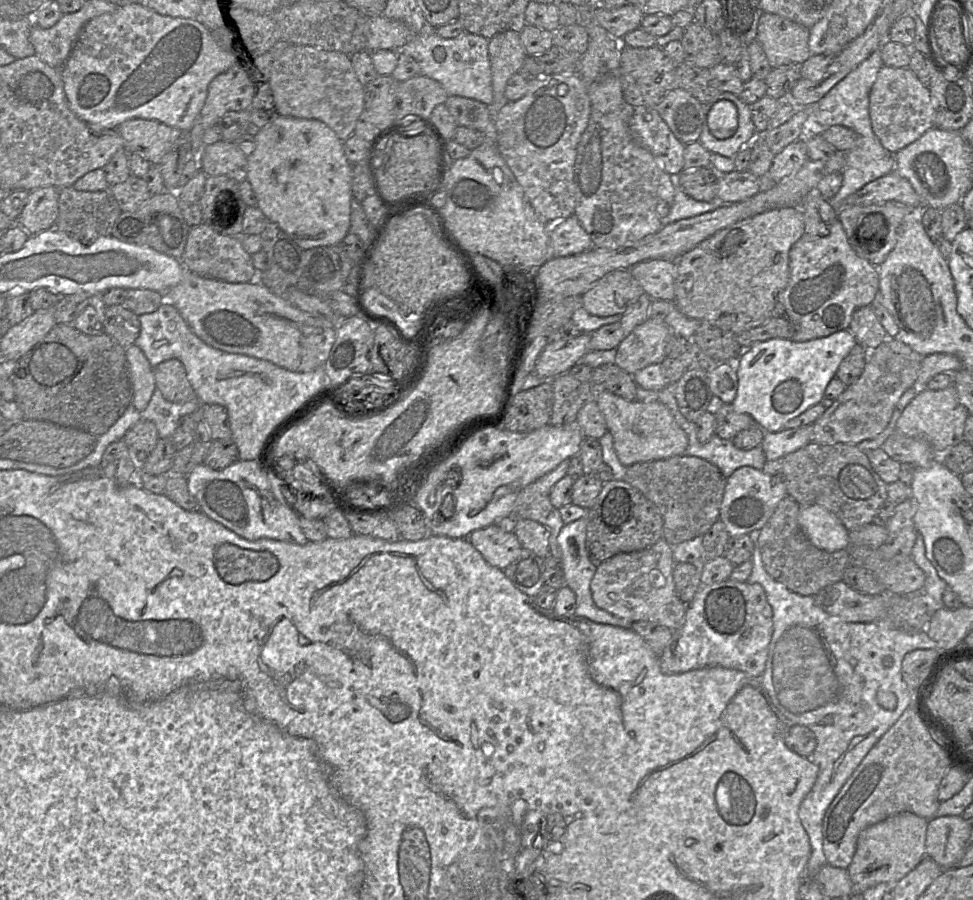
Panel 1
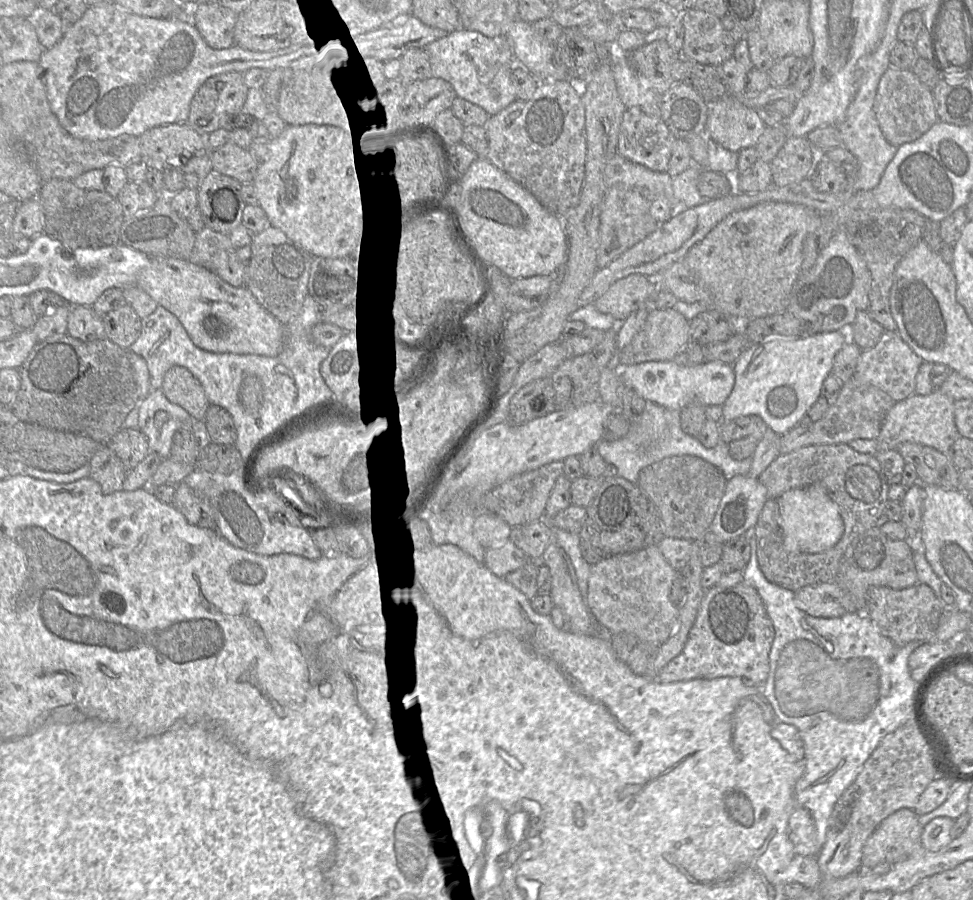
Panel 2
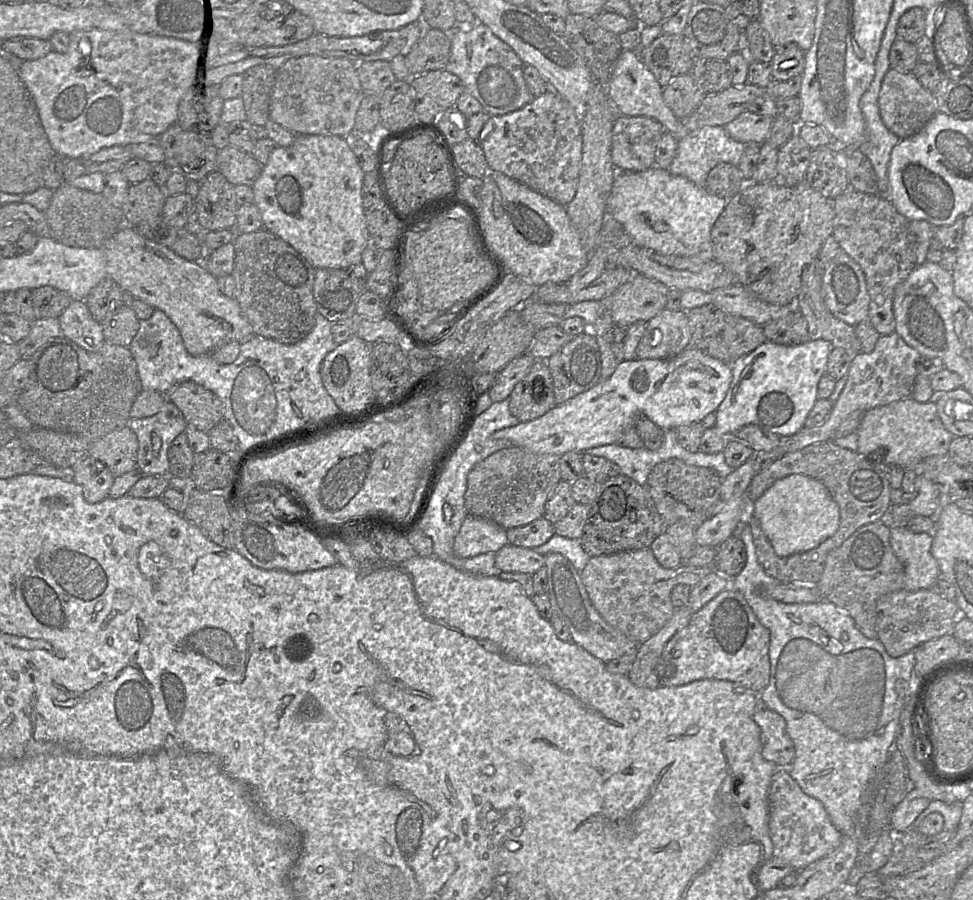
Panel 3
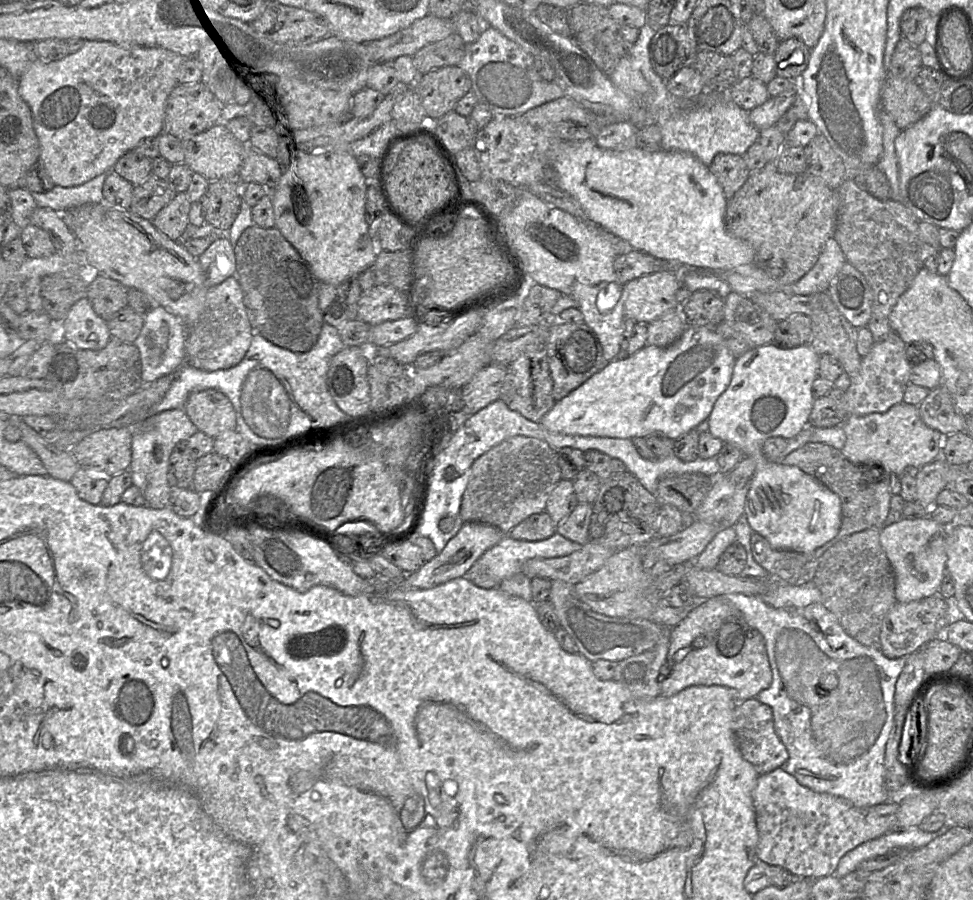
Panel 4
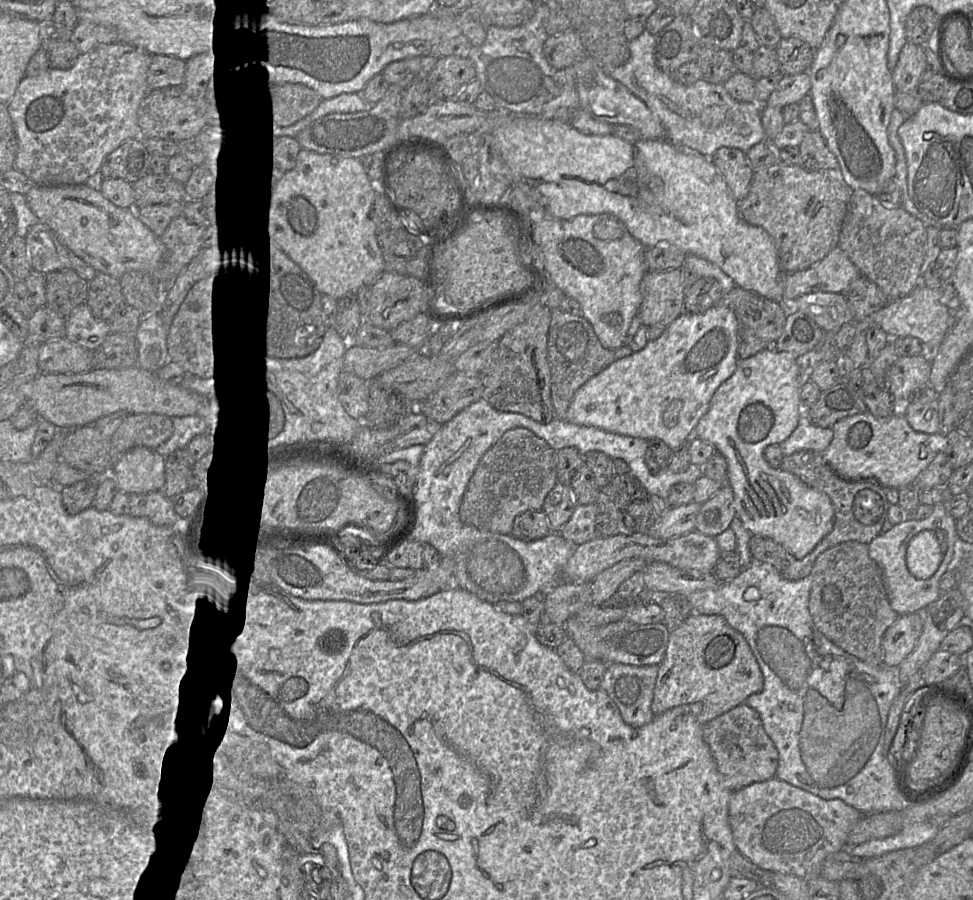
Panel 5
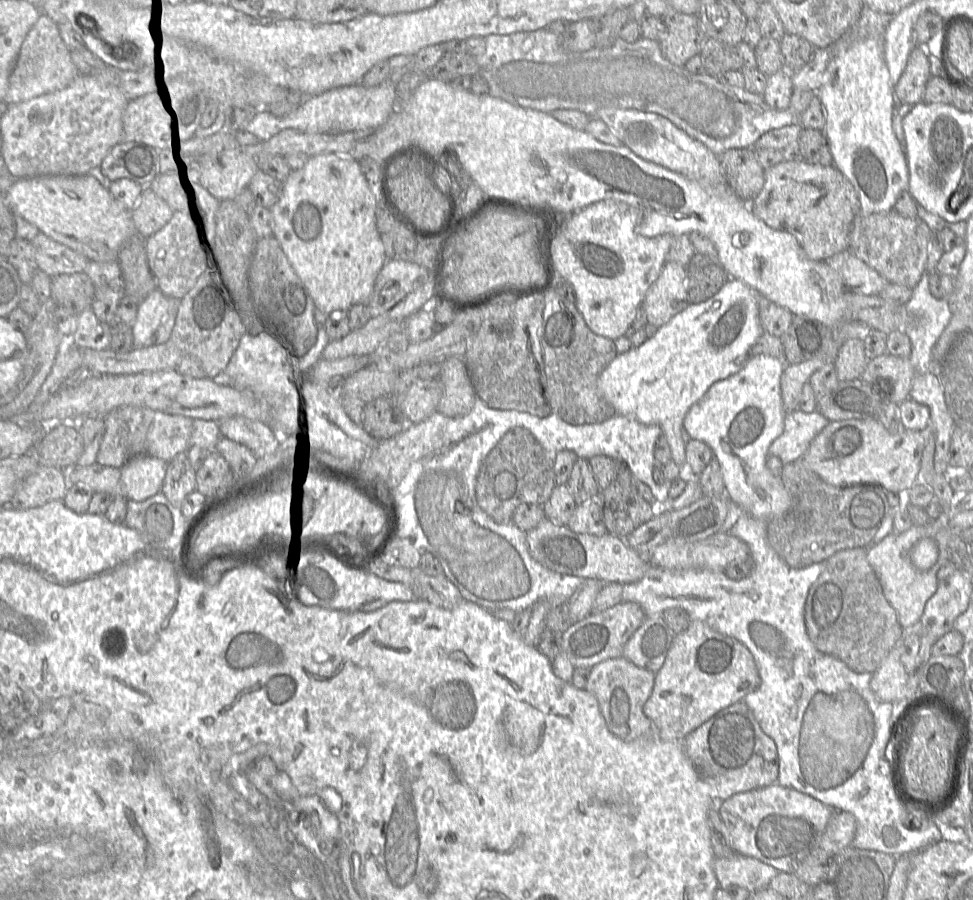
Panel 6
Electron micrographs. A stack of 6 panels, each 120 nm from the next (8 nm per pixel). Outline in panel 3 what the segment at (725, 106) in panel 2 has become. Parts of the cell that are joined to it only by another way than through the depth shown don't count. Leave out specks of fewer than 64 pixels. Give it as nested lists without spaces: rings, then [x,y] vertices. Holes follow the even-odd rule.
[[[745,111],[724,128],[734,140],[748,144],[763,144],[769,136],[775,118]]]

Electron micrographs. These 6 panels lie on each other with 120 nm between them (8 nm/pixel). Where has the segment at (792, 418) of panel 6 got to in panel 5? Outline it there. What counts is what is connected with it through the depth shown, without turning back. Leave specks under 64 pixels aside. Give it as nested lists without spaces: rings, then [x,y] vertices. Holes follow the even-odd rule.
[[[806,410],[800,415],[795,430],[779,444],[784,456],[800,450],[823,452],[831,443],[833,430],[831,427],[821,427],[811,422]]]

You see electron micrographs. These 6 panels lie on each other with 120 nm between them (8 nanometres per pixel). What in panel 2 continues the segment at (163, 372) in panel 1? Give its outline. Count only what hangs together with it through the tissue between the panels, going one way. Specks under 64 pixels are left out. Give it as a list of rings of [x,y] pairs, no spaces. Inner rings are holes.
[[[171,367],[164,375],[161,390],[168,401],[185,409],[193,420],[204,420],[210,402],[200,382],[187,369]]]

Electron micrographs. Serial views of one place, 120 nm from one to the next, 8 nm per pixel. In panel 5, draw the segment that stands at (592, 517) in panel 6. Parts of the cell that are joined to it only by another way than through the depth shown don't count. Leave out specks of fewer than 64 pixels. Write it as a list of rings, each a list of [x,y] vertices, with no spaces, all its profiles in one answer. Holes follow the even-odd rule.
[[[576,505],[573,514],[558,532],[564,539],[579,546],[597,538],[595,530],[596,505]]]

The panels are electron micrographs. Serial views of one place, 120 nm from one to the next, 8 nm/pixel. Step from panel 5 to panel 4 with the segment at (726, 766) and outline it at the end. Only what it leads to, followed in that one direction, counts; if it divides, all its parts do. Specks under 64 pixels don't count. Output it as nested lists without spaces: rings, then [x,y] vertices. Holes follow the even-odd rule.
[[[756,699],[738,702],[732,719],[732,730],[742,757],[753,765],[759,775],[782,768],[787,762],[789,755],[775,732],[773,712],[768,705]]]

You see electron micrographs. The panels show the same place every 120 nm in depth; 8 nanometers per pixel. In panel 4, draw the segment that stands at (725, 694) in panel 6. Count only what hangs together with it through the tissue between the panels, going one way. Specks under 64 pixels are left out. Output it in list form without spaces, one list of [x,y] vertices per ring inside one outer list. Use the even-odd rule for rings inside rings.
[[[723,597],[701,601],[690,614],[670,630],[670,643],[666,665],[661,669],[661,695],[672,697],[680,691],[695,685],[718,685],[729,689],[737,702],[754,699],[766,690],[772,681],[765,640],[762,634],[750,627],[743,614]]]

